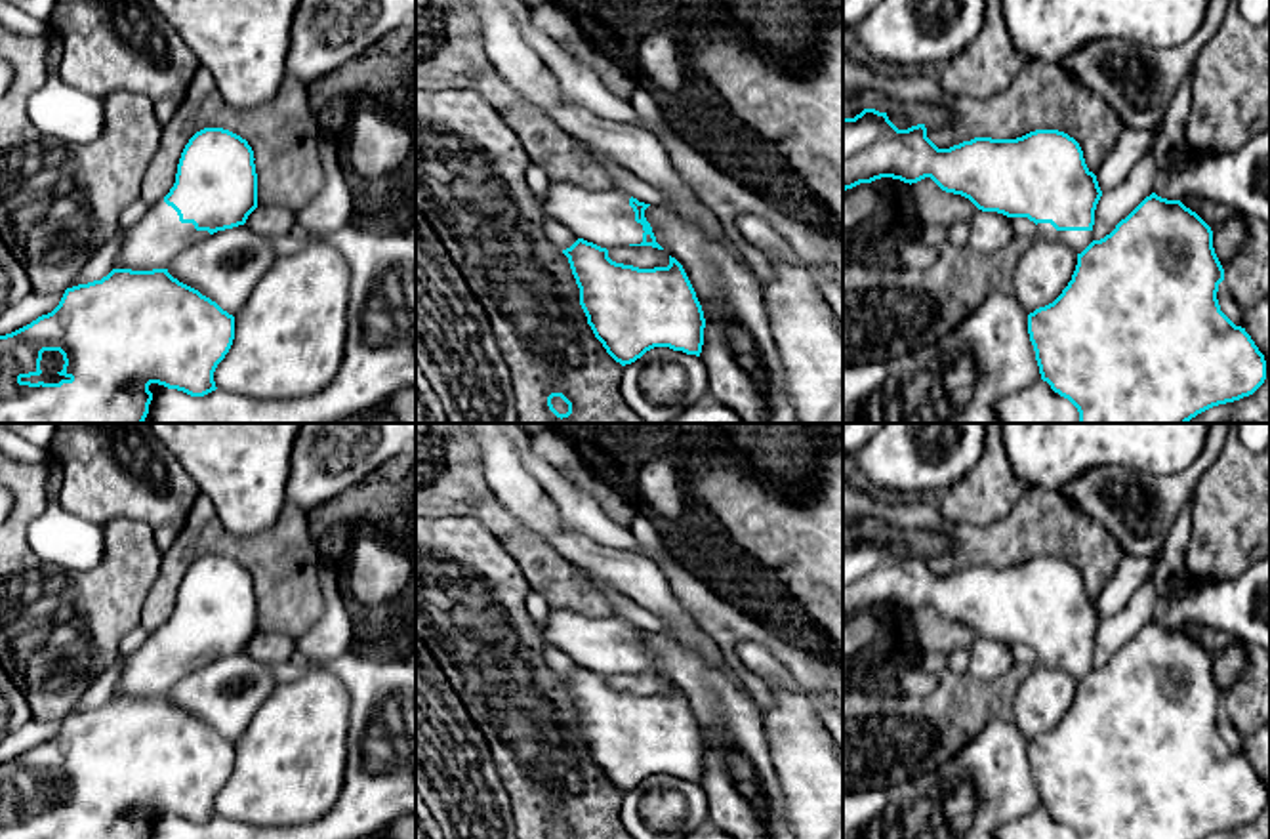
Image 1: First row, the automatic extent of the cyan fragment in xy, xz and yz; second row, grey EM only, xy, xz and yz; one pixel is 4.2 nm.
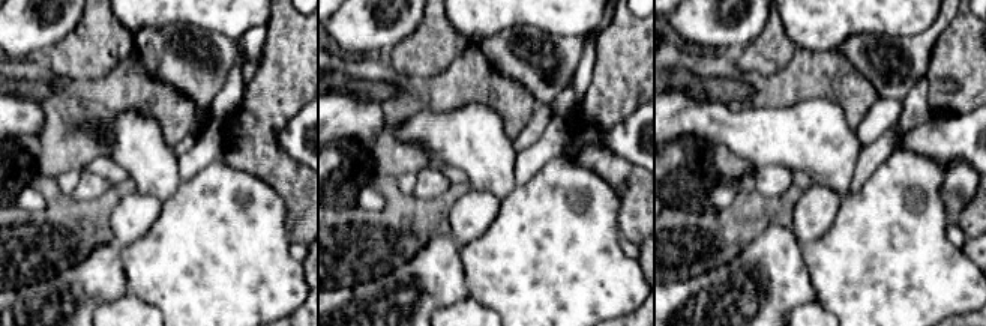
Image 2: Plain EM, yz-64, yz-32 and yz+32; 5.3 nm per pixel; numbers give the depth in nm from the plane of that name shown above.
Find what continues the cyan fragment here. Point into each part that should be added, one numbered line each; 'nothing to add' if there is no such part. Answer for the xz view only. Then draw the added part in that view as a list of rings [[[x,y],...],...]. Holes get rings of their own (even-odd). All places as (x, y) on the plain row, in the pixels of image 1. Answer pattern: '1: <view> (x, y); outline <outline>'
1: xz (605, 645); outline [[[549,610],[542,627],[545,643],[566,652],[578,665],[601,675],[643,669],[629,622],[618,614],[589,618],[574,610]]]

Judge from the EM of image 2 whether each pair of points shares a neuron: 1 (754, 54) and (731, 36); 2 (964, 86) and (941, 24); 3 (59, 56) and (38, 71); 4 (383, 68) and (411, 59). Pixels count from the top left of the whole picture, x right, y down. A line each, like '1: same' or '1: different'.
1: different
2: different
3: different
4: different

